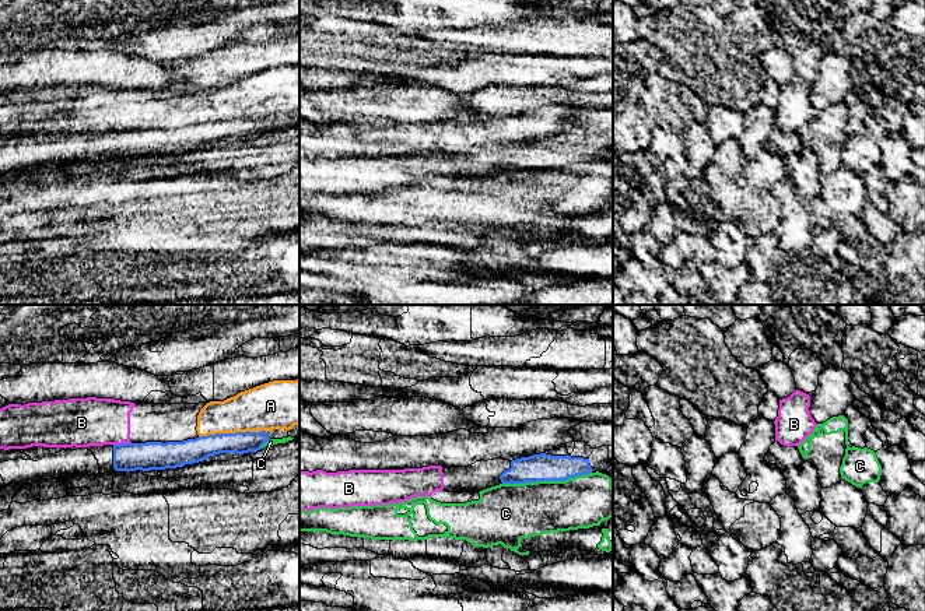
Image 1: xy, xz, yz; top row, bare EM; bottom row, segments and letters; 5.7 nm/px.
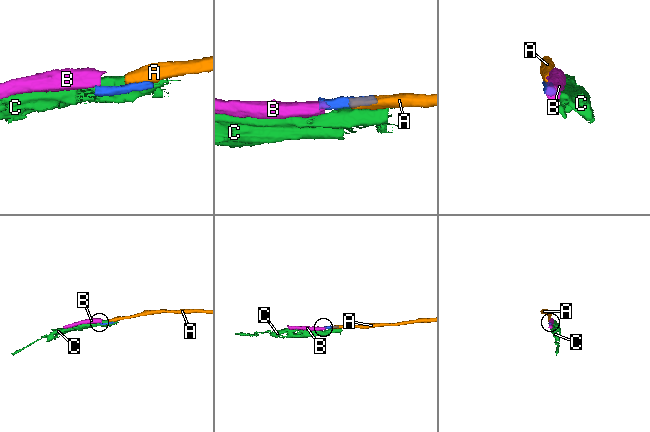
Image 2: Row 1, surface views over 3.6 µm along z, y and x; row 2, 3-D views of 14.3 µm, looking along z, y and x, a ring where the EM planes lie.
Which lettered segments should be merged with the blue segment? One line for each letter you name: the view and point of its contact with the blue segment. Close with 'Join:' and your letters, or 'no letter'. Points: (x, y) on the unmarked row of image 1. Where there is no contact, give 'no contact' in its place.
Join: no letter

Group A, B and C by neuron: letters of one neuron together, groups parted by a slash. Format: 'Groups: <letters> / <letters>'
Groups: A B / C

